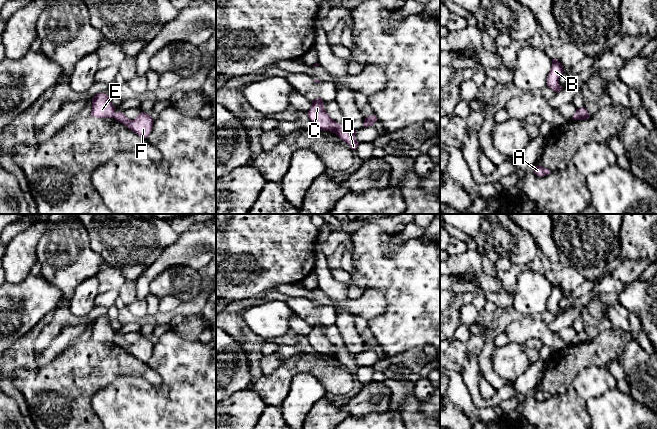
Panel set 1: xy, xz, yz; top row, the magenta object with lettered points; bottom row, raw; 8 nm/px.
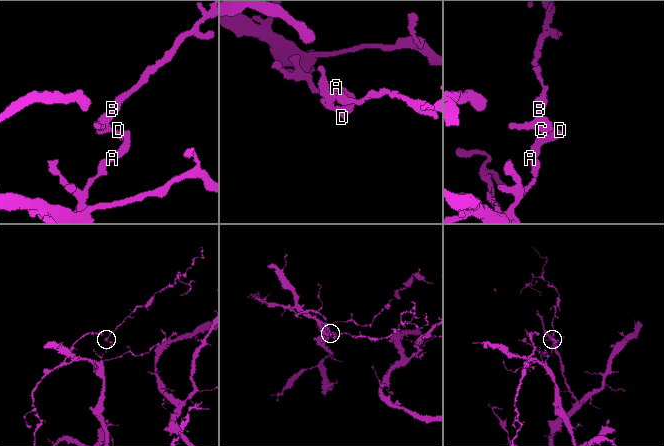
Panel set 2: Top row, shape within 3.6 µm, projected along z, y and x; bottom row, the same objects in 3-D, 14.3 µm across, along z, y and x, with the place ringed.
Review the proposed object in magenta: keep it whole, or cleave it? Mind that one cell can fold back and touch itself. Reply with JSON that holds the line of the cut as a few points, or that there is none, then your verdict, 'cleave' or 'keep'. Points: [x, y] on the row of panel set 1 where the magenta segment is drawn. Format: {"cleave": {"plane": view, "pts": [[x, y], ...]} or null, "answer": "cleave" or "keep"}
{"cleave": {"plane": "xz", "pts": [[339, 124], [334, 132]]}, "answer": "cleave"}

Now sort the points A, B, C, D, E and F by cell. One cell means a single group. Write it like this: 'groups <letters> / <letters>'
groups A D F / B C E

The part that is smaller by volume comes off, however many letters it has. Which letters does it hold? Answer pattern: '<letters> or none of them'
B, C, E

